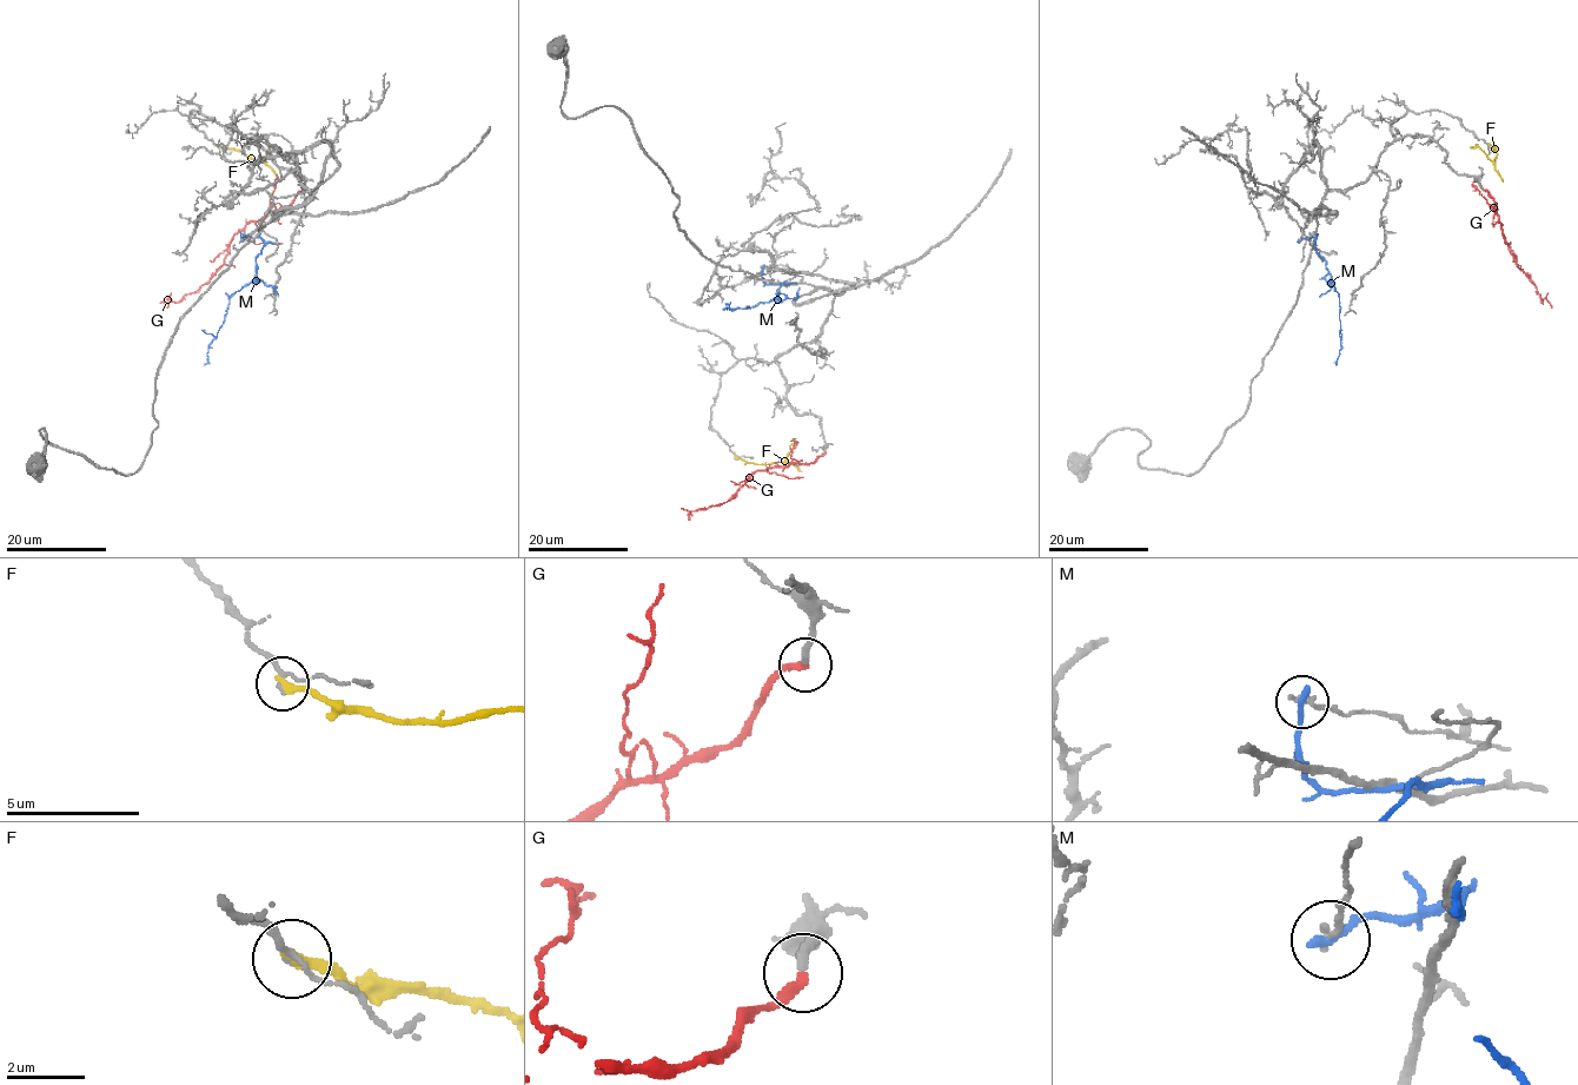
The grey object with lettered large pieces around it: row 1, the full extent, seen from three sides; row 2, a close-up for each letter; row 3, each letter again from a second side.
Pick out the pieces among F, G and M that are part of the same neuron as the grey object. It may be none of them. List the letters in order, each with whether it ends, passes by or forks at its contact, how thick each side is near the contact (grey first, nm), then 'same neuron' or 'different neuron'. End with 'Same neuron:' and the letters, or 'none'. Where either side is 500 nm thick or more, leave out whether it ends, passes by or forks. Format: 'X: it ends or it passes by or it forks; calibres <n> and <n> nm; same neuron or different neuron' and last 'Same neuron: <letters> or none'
F: it ends; calibres 140 and 280 nm; different neuron
G: it ends; calibres 240 and 260 nm; same neuron
M: it ends; calibres 170 and 260 nm; different neuron
Same neuron: G

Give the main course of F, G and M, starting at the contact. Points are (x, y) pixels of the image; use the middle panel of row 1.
F: (735, 457), (763, 464), (783, 462), (794, 441), (790, 441)
G: (824, 452), (809, 463), (757, 469), (725, 502), (689, 513), (688, 520)
M: (763, 268), (762, 278), (767, 284), (784, 282), (776, 291), (776, 298), (744, 309), (730, 310), (725, 303)

